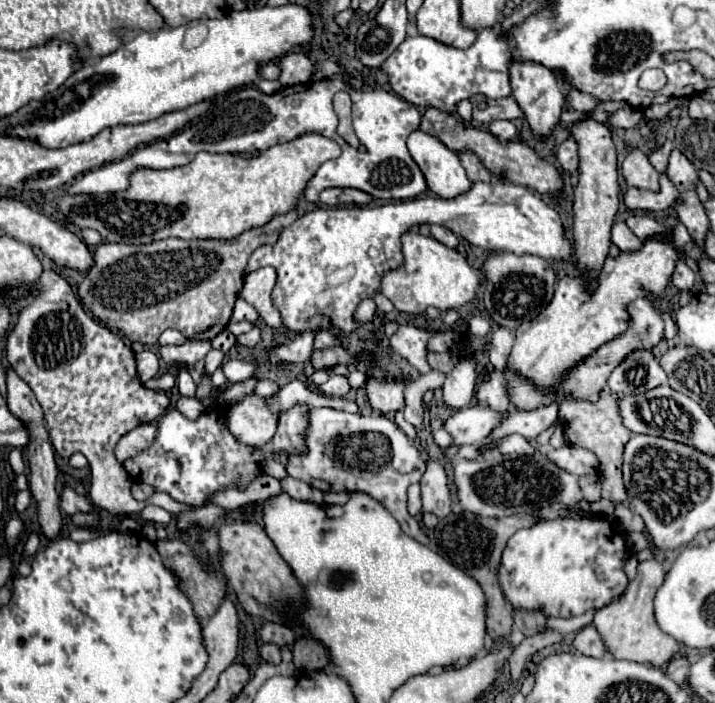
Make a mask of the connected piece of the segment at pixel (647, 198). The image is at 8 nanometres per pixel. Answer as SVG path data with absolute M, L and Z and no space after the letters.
M661 175L659 191L643 191L643 189L635 189L635 187L627 187L623 191L627 207L647 209L651 212L667 209L678 195L677 187L671 183L671 179L667 179L667 175Z

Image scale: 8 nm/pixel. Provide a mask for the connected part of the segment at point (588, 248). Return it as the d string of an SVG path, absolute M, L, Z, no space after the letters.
M585 115L571 127L571 137L579 151L579 183L573 193L573 243L575 263L585 271L599 271L609 253L611 225L619 207L619 183L617 183L617 153L611 131L605 123Z

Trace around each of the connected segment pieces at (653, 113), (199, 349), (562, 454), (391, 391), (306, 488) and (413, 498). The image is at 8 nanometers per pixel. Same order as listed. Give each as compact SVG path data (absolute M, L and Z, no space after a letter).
M669 101L667 105L651 105L651 107L643 109L643 115L645 115L645 119L663 119L673 105L675 105L675 101Z
M189 339L179 347L161 347L159 355L167 365L185 365L191 367L197 361L205 359L205 355L211 351L209 341L199 341L199 339Z
M571 445L551 449L551 451L547 451L547 457L555 465L563 467L565 471L569 471L569 473L573 473L577 477L597 473L597 467L599 467L599 461L591 451L581 449L581 447L571 447Z
M369 379L367 395L371 407L383 415L391 415L397 409L403 409L403 383L399 381L381 383L377 379Z
M291 475L283 477L279 483L295 499L309 499L309 501L315 501L315 503L321 503L321 499L323 499L323 493L319 489L315 489L315 487L303 483L299 479L293 479Z
M411 485L407 491L407 509L413 517L421 515L421 497L419 497L419 485Z

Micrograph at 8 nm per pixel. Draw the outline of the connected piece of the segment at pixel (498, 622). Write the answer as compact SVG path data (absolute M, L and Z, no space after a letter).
M451 513L449 517L441 519L439 525L435 527L435 531L431 533L431 549L439 555L443 555L443 559L447 559L451 565L463 569L467 575L471 575L485 593L487 599L487 641L497 641L501 637L507 637L511 633L511 611L503 599L503 593L497 585L497 567L501 561L501 553L505 549L507 539L523 529L523 527L531 527L533 523L537 523L537 517L519 517L519 515L511 515L511 517L501 517L501 519L485 519L485 517L477 517L473 513Z

